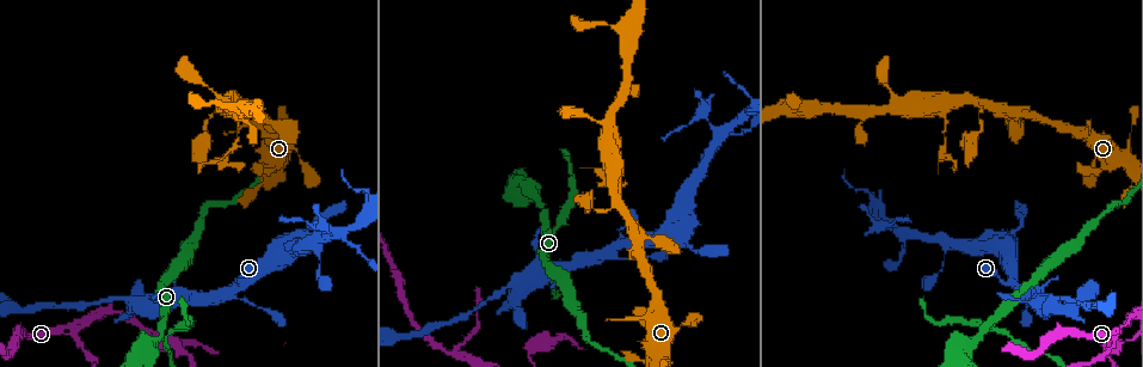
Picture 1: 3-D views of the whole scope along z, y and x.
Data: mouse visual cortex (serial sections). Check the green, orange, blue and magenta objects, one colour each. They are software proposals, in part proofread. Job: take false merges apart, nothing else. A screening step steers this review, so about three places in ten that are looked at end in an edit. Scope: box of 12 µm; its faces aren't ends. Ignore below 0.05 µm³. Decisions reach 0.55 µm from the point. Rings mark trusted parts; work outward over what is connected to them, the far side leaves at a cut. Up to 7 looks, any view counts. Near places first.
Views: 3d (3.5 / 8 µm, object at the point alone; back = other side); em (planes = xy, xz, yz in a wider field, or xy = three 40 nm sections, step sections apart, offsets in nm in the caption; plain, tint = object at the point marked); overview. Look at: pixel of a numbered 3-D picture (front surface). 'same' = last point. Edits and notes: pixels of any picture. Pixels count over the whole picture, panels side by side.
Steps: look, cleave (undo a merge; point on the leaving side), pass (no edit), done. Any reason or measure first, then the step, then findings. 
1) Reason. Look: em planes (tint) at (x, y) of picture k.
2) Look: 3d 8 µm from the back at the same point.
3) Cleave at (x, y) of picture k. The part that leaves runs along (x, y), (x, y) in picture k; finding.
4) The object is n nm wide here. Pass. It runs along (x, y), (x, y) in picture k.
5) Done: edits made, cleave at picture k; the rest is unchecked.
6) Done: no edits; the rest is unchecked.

Looks like a crossing. Look: 3d 3.5 µm from the back at (166, 322) of picture 1.

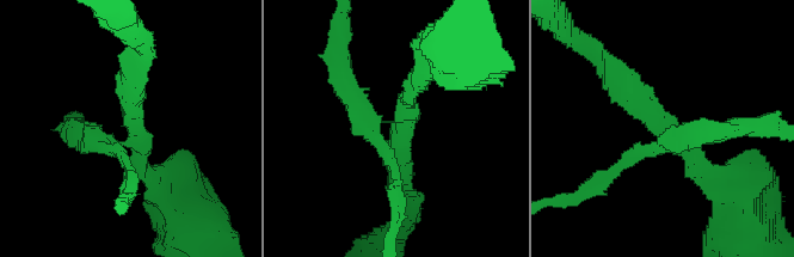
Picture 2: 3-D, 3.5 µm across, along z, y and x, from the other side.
4 arms meet here; the arms are 200, 200, 300, 300 nm wide; shape alone is not enough. Look: em xy step 3 (plain) at (129, 134) of picture 2.

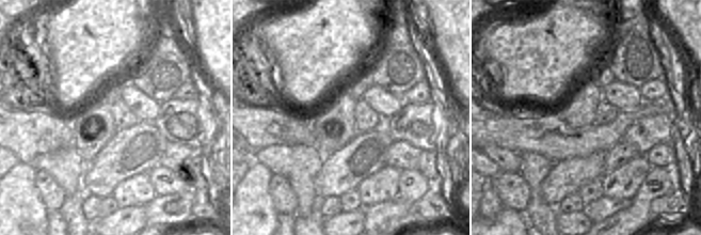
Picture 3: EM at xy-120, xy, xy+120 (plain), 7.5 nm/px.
Look: em xy step 3 (tint) at the same point.

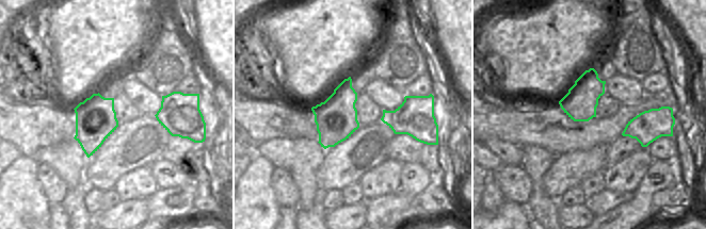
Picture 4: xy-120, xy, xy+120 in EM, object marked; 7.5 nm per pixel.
Cleave at (662, 141) of picture 2. The part that leaves runs along (670, 142), (679, 135), (762, 128) in picture 2; a second cell is stuck on.

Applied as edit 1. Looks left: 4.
Look: overview.

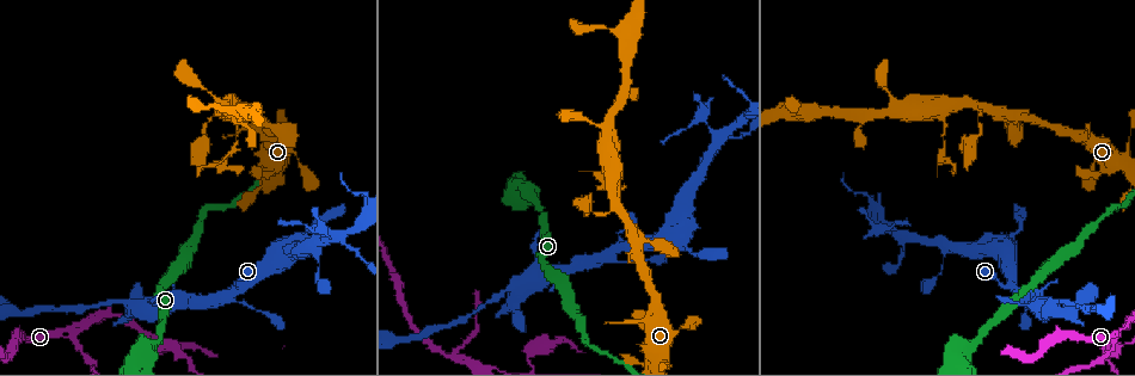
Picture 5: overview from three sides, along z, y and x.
Calibre changes. Look: 3d 8 µm at (907, 236) of picture 5.

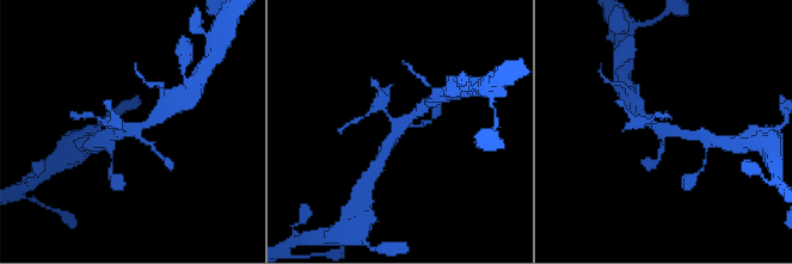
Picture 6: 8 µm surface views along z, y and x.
Shape alone is not enough. Look: em xy step 5 (tint) at (668, 130) of picture 6.

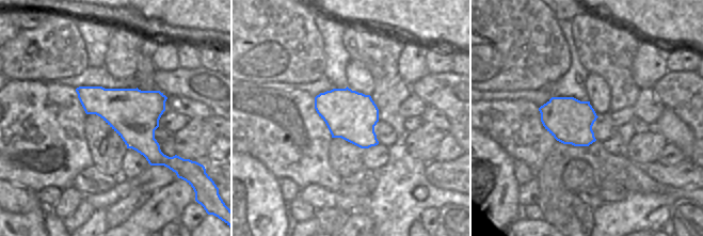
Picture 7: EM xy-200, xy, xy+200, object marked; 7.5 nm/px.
The arms are 150, 150, 300, 300 nm wide. Pass. It runs along (381, 158), (401, 126), (423, 108) in picture 6; continuous, no second cell.

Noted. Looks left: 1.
Done: edits made, cleave at picture 2; the rest is unchecked.

